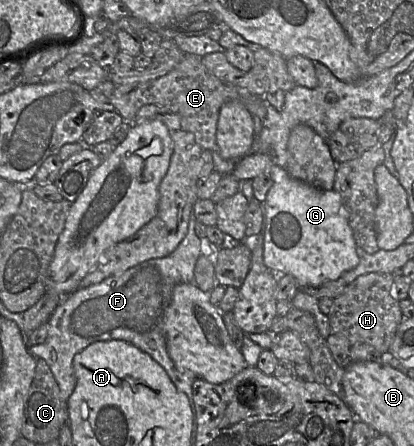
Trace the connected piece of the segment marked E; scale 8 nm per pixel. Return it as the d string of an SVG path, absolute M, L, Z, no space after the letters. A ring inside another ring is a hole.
M184 54L181 61L166 75L143 83L116 85L108 103L112 104L124 120L135 120L138 110L149 104L168 107L181 118L181 129L194 134L196 142L204 149L218 151L216 129L222 105L228 101L241 102L251 115L263 120L268 102L263 96L251 94L214 76L202 63L202 57Z

